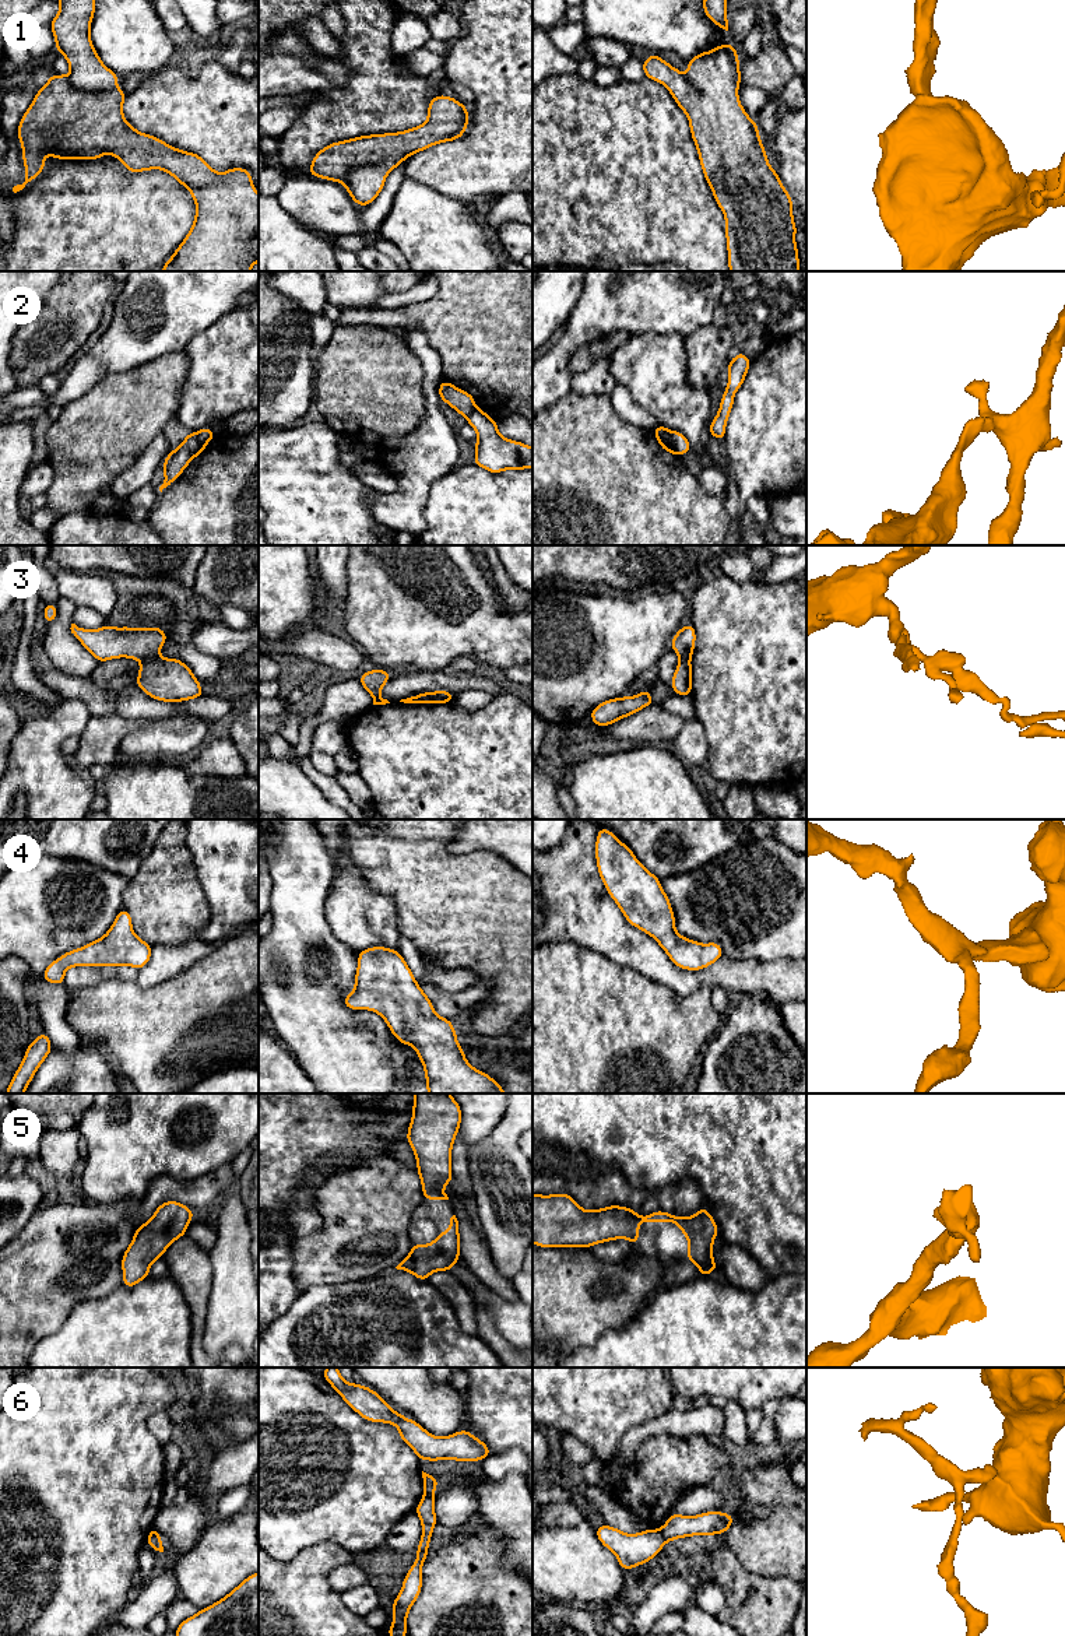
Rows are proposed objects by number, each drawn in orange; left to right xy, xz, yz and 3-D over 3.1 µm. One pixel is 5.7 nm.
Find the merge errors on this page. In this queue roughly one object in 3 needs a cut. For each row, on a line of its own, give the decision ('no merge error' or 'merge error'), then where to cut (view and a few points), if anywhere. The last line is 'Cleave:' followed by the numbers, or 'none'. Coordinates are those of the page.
1: no merge error | no cut
2: merge error | yz (670, 431), (675, 453)
3: merge error | xy (157, 655), (143, 662)
4: no merge error | no cut
5: no merge error | no cut
6: merge error | yz (658, 1530), (665, 1541)
Cleave: 2, 3, 6

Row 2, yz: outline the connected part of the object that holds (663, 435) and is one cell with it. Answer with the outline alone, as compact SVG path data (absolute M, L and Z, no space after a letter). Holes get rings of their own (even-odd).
M658 424L657 428L653 431L653 433L655 435L660 446L665 452L675 454L675 446L671 439L671 431L668 431L664 425Z

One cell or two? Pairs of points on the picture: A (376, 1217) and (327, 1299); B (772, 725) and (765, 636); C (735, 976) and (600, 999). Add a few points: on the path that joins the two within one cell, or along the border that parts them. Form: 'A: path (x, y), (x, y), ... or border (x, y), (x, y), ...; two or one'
A: border (369, 1277), (336, 1284), (316, 1284), (305, 1291); two
B: path (772, 702), (770, 659); one
C: border (638, 972), (681, 997), (700, 987); two

